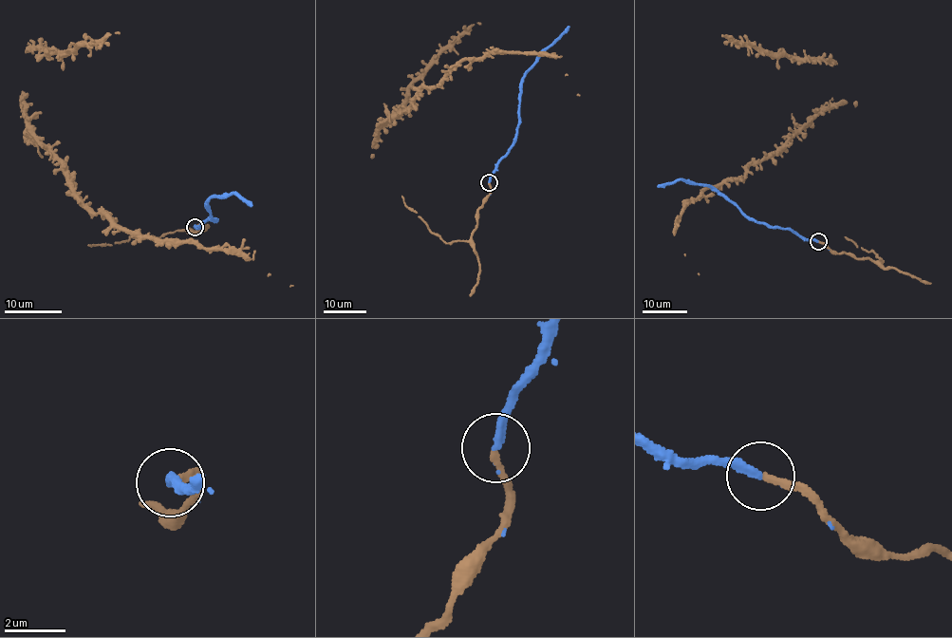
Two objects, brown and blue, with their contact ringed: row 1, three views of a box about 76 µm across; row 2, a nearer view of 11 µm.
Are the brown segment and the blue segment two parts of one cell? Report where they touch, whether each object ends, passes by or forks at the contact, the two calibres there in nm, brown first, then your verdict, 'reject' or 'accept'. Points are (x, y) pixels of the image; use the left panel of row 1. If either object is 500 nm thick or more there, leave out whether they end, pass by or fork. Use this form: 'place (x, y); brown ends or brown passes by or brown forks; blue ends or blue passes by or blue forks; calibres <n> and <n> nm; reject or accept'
place (195, 227); brown ends; blue ends; calibres 240 and 300 nm; accept

